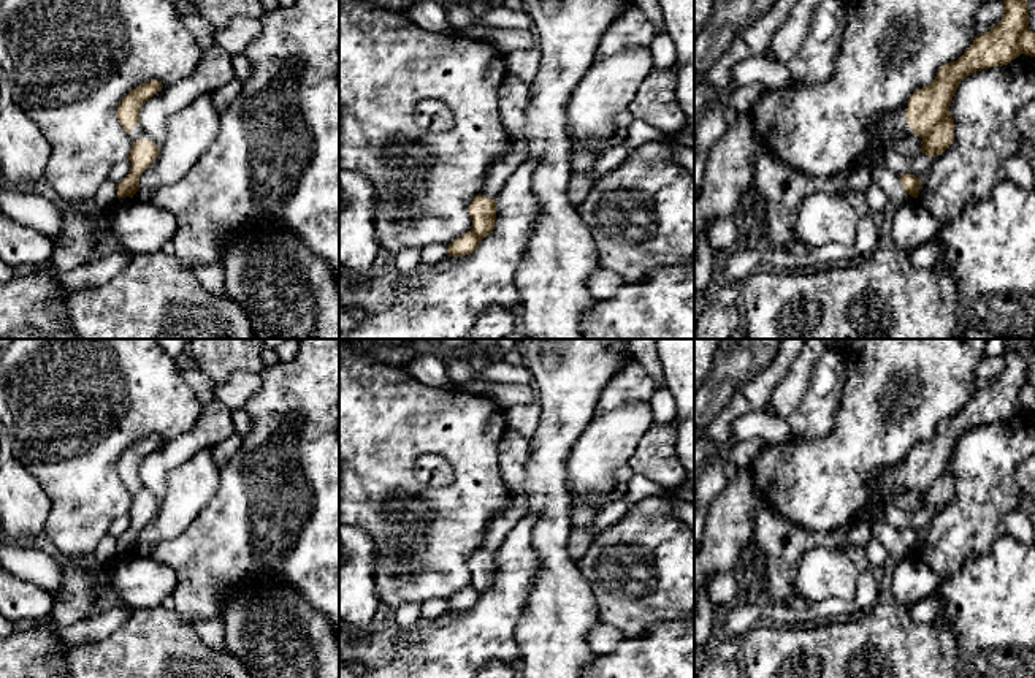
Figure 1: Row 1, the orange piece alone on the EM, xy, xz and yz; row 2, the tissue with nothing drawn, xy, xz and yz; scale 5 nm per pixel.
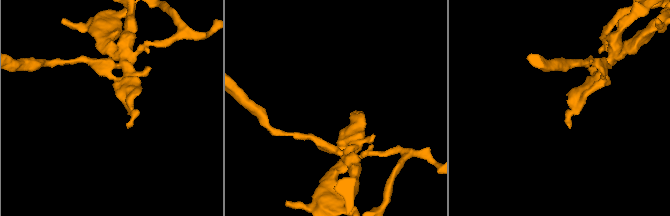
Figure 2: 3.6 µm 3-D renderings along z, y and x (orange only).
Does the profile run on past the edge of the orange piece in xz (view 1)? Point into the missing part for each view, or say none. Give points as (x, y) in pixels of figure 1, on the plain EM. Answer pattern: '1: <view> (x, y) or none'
1: xz (514, 449)

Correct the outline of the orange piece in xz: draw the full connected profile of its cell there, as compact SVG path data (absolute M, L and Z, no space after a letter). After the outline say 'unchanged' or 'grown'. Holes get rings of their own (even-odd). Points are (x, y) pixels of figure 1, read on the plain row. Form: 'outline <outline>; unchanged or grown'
outline M507 428L498 447L498 466L501 478L514 502L498 512L488 524L482 547L474 553L468 567L472 573L469 588L449 599L449 611L464 611L472 608L483 592L495 585L496 553L514 526L528 513L525 497L526 463L529 458L529 440L520 432Z; grown

